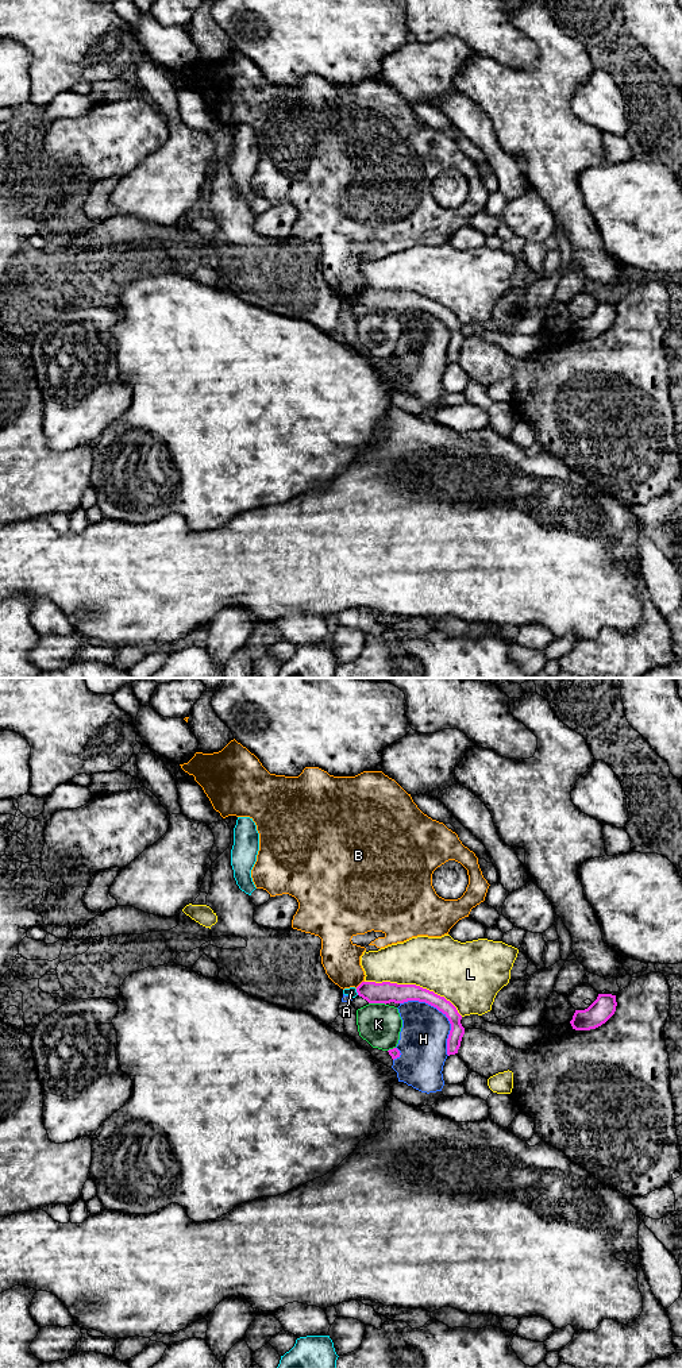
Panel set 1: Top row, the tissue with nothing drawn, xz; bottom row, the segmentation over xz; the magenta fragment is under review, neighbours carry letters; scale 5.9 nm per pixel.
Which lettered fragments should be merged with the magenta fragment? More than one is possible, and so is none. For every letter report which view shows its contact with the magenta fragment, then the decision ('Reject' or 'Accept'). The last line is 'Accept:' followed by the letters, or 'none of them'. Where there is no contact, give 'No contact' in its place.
A: Touches magenta in xz. Reject
B: Touches magenta in xz. Reject
H: Touches magenta in xz. Reject
K: Touches magenta in xz. Reject
L: Touches magenta in xz. Reject
Accept: none of them

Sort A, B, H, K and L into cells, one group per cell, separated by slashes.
A / B / H / K / L

